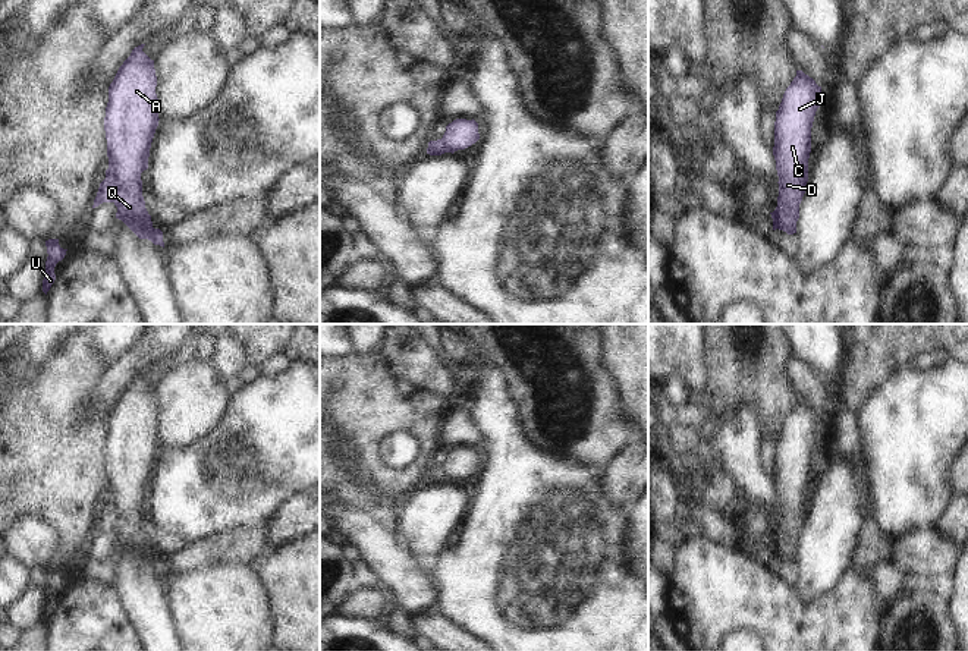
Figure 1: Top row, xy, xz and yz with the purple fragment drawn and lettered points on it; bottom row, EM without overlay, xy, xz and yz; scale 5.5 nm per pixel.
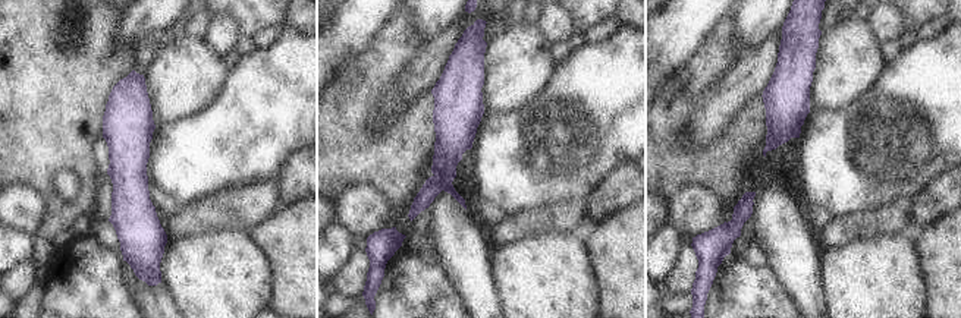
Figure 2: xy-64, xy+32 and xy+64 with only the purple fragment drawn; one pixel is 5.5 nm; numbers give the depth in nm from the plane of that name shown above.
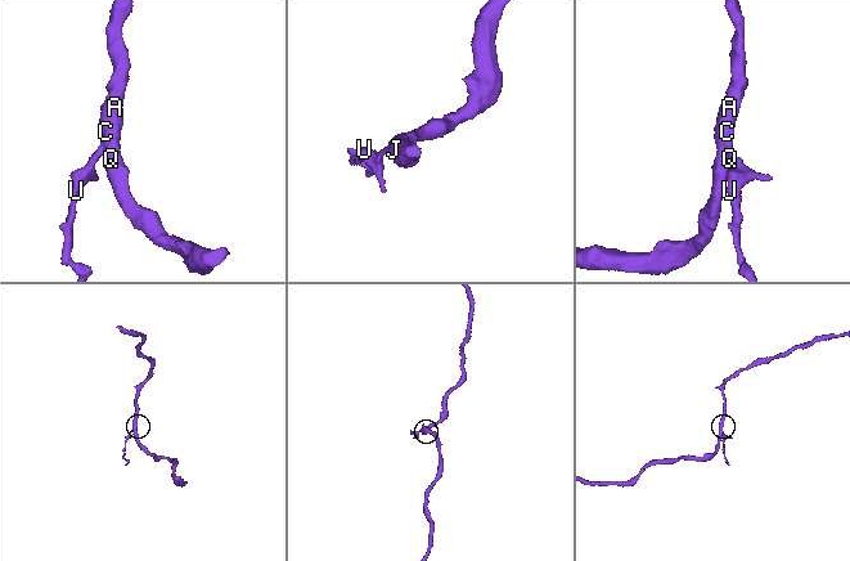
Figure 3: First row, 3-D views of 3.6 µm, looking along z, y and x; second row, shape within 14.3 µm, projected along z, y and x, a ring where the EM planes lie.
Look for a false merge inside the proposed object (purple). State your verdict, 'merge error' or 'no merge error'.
merge error

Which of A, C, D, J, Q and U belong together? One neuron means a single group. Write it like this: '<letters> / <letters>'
A C D J Q / U

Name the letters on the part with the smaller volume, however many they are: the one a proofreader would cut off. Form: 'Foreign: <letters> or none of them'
Foreign: U

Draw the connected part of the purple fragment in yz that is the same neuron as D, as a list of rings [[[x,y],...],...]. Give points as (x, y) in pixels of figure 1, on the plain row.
[[[796,399],[776,440],[773,484],[779,504],[779,525],[776,538],[770,541],[773,559],[796,562],[799,532],[808,510],[811,456],[815,440],[823,433],[821,415],[802,399]]]

